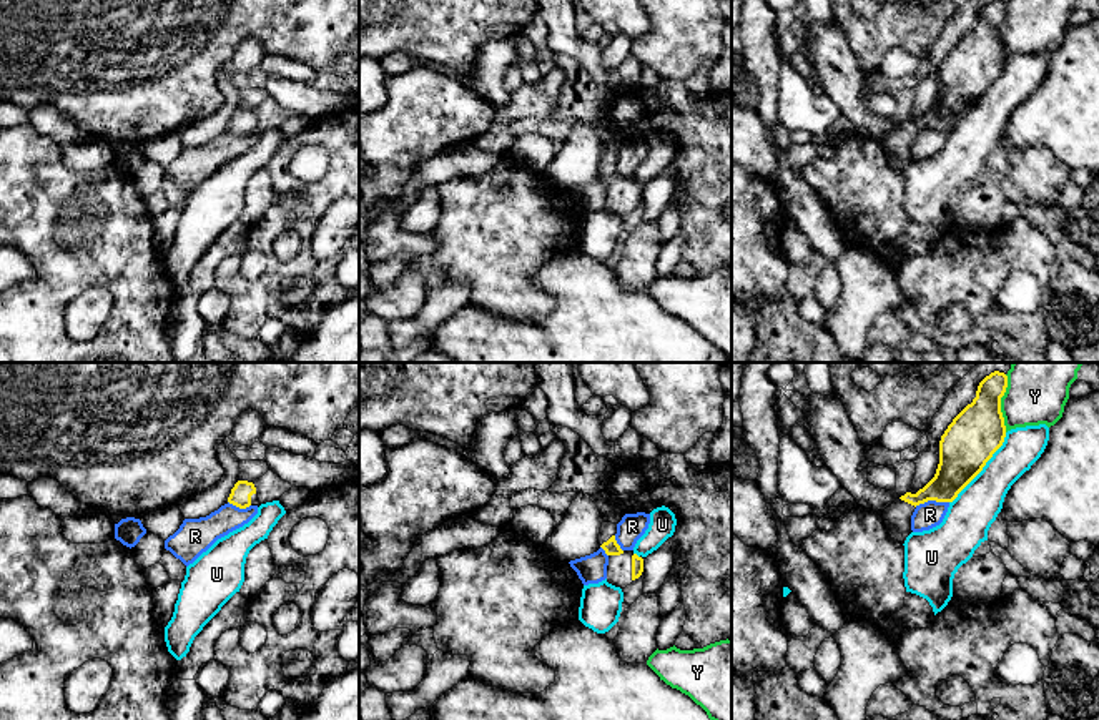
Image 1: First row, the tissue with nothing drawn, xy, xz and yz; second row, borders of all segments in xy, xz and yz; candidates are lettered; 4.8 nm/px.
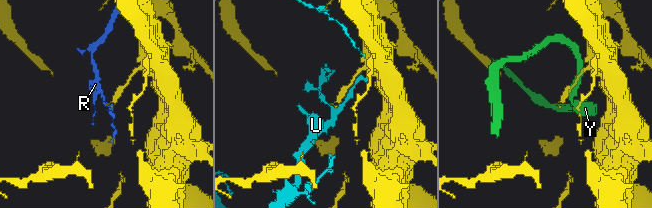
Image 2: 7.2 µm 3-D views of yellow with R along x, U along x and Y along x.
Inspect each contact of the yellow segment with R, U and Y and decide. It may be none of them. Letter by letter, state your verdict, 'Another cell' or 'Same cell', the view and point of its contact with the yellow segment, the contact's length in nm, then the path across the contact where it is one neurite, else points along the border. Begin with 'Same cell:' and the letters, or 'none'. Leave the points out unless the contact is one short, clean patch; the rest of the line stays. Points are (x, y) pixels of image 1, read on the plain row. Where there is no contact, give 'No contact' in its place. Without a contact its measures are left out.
Same cell: none
R: Another cell. Touches yellow at yz (931, 127). Shared border 170 nm
U: Another cell. Touches yellow at yz (983, 93). Shared border 440 nm
Y: Another cell. Touches yellow at yz (1000, 30). Shared border 280 nm

